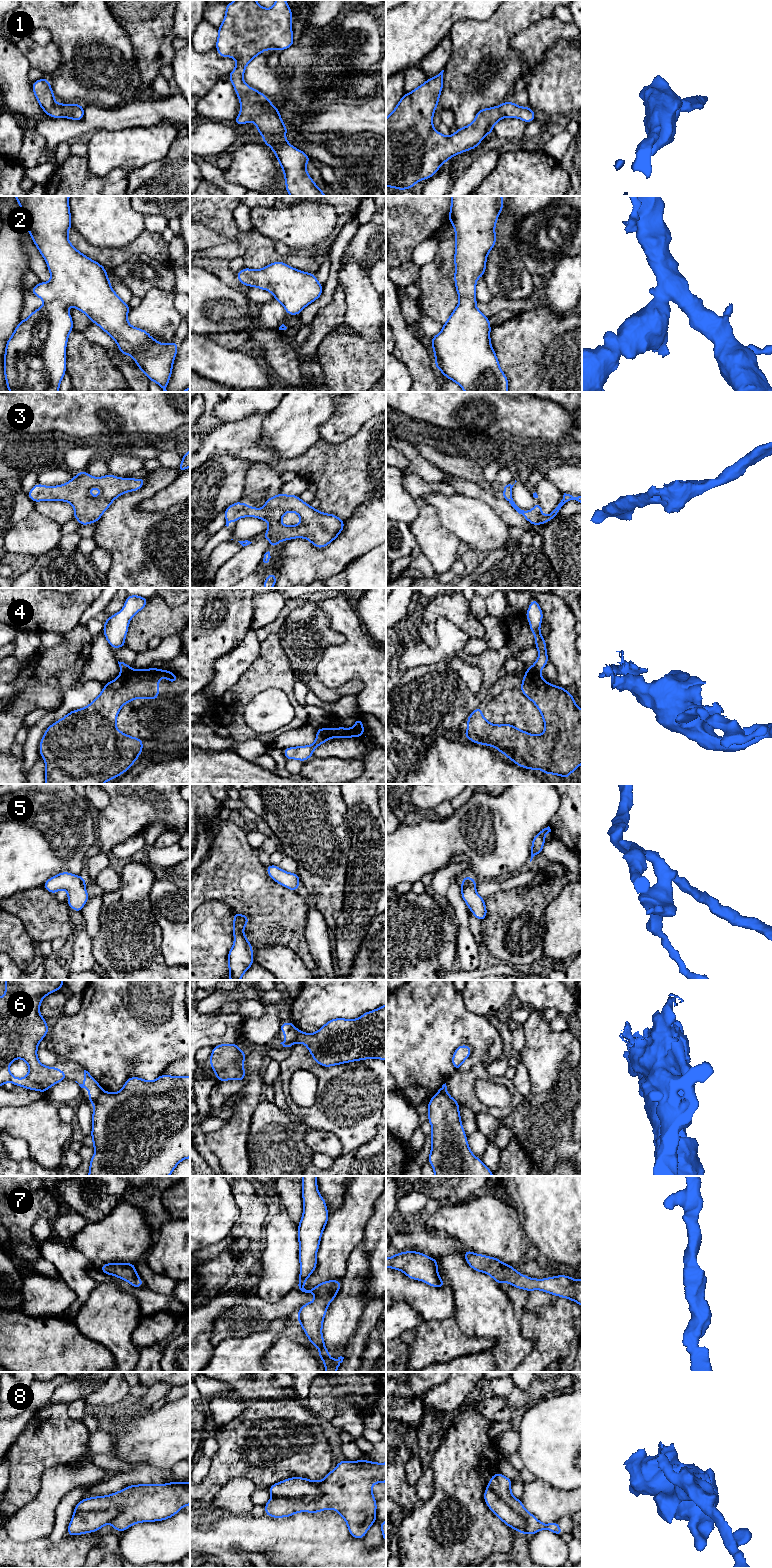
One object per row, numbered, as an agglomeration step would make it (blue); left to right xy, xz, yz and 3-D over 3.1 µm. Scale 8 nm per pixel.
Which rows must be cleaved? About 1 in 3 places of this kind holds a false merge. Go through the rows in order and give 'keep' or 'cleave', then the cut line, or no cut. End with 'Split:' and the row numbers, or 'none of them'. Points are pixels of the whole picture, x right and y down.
1: keep | no cut
2: keep | no cut
3: keep | no cut
4: cleave | xz (317, 733), (327, 739)
5: keep | no cut
6: cleave | xy (102, 1091), (93, 1103)
7: keep | no cut
8: cleave | xz (321, 1481), (321, 1493), (314, 1498), (294, 1500), (272, 1497)
Split: 4, 6, 8

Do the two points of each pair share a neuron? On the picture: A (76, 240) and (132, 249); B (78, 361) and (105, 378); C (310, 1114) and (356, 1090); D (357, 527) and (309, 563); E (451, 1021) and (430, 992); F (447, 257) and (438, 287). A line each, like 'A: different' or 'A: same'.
A: same
B: same
C: same
D: same
E: same
F: same

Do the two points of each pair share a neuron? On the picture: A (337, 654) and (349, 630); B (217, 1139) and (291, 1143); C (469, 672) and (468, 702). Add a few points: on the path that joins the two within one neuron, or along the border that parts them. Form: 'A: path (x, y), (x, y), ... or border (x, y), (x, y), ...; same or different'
A: path (343, 648), (349, 642), (349, 636); same
B: border (252, 1118), (247, 1140), (249, 1164); different
C: border (453, 670), (472, 693), (479, 693); different

